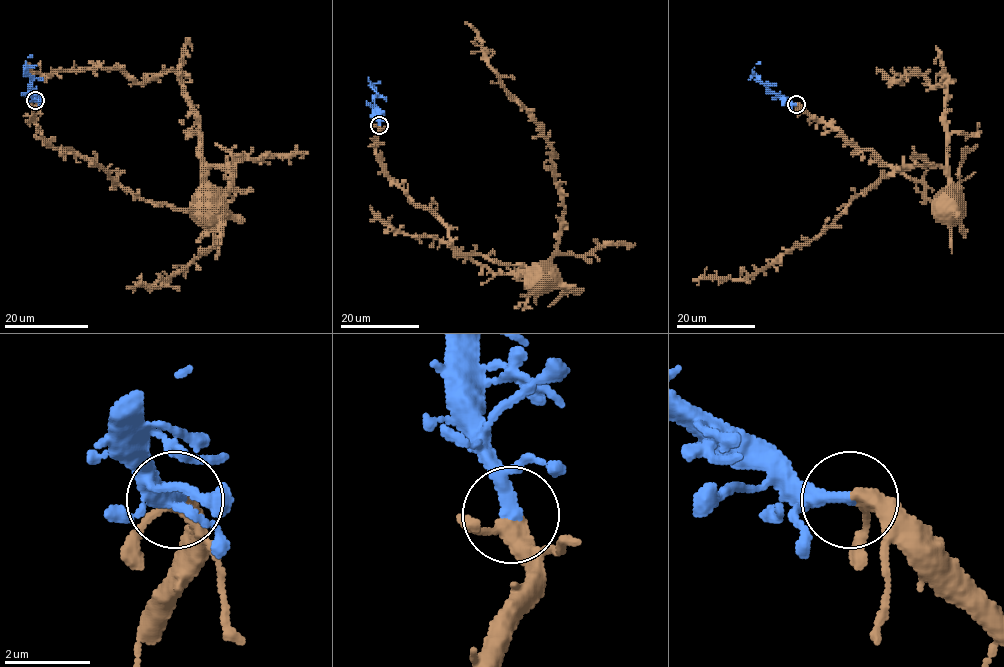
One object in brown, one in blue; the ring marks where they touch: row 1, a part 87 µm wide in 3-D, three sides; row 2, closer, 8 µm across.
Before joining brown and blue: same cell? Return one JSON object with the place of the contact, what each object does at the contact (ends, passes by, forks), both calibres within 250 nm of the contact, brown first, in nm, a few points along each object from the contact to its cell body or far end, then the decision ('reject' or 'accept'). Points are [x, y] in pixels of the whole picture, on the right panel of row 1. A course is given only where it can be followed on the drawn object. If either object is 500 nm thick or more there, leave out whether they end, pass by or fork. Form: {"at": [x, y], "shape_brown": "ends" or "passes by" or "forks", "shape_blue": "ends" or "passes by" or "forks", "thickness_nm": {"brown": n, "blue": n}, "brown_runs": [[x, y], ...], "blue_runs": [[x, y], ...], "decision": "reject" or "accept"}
{"at": [796, 104], "shape_brown": "passes by", "shape_blue": "passes by", "thickness_nm": {"brown": 360, "blue": 260}, "brown_runs": [[796, 104], [856, 148], [870, 149], [919, 180], [925, 196], [938, 202]], "blue_runs": [[796, 104], [770, 92], [755, 75], [753, 69], [760, 61]], "decision": "accept"}

